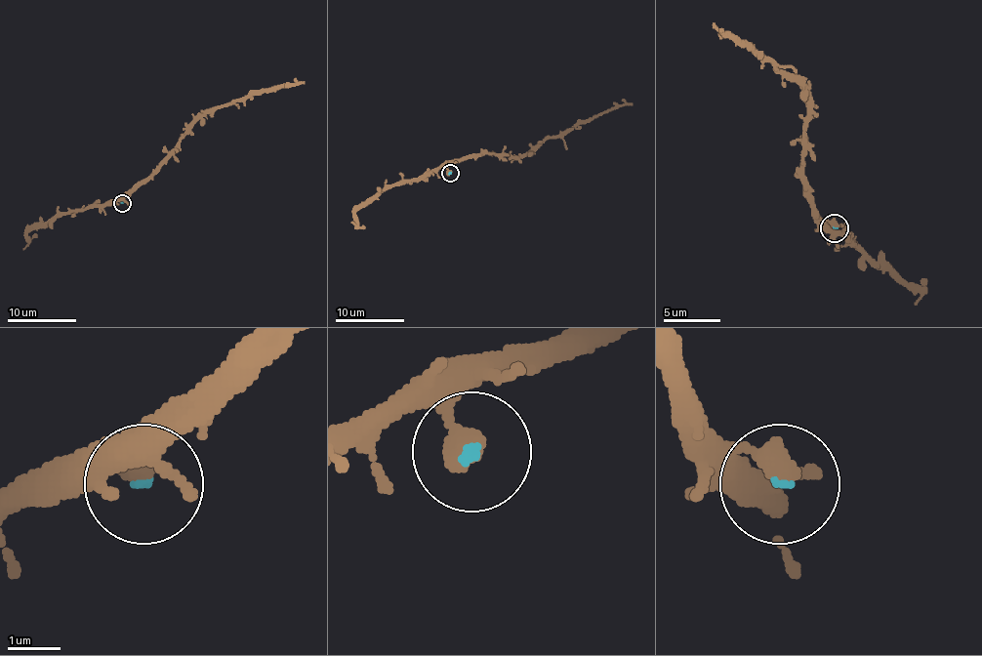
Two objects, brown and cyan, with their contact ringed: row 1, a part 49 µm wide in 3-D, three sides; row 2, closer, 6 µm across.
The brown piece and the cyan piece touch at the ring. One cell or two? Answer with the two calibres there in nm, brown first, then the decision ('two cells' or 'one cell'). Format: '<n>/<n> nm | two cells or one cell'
480/90 nm | one cell

